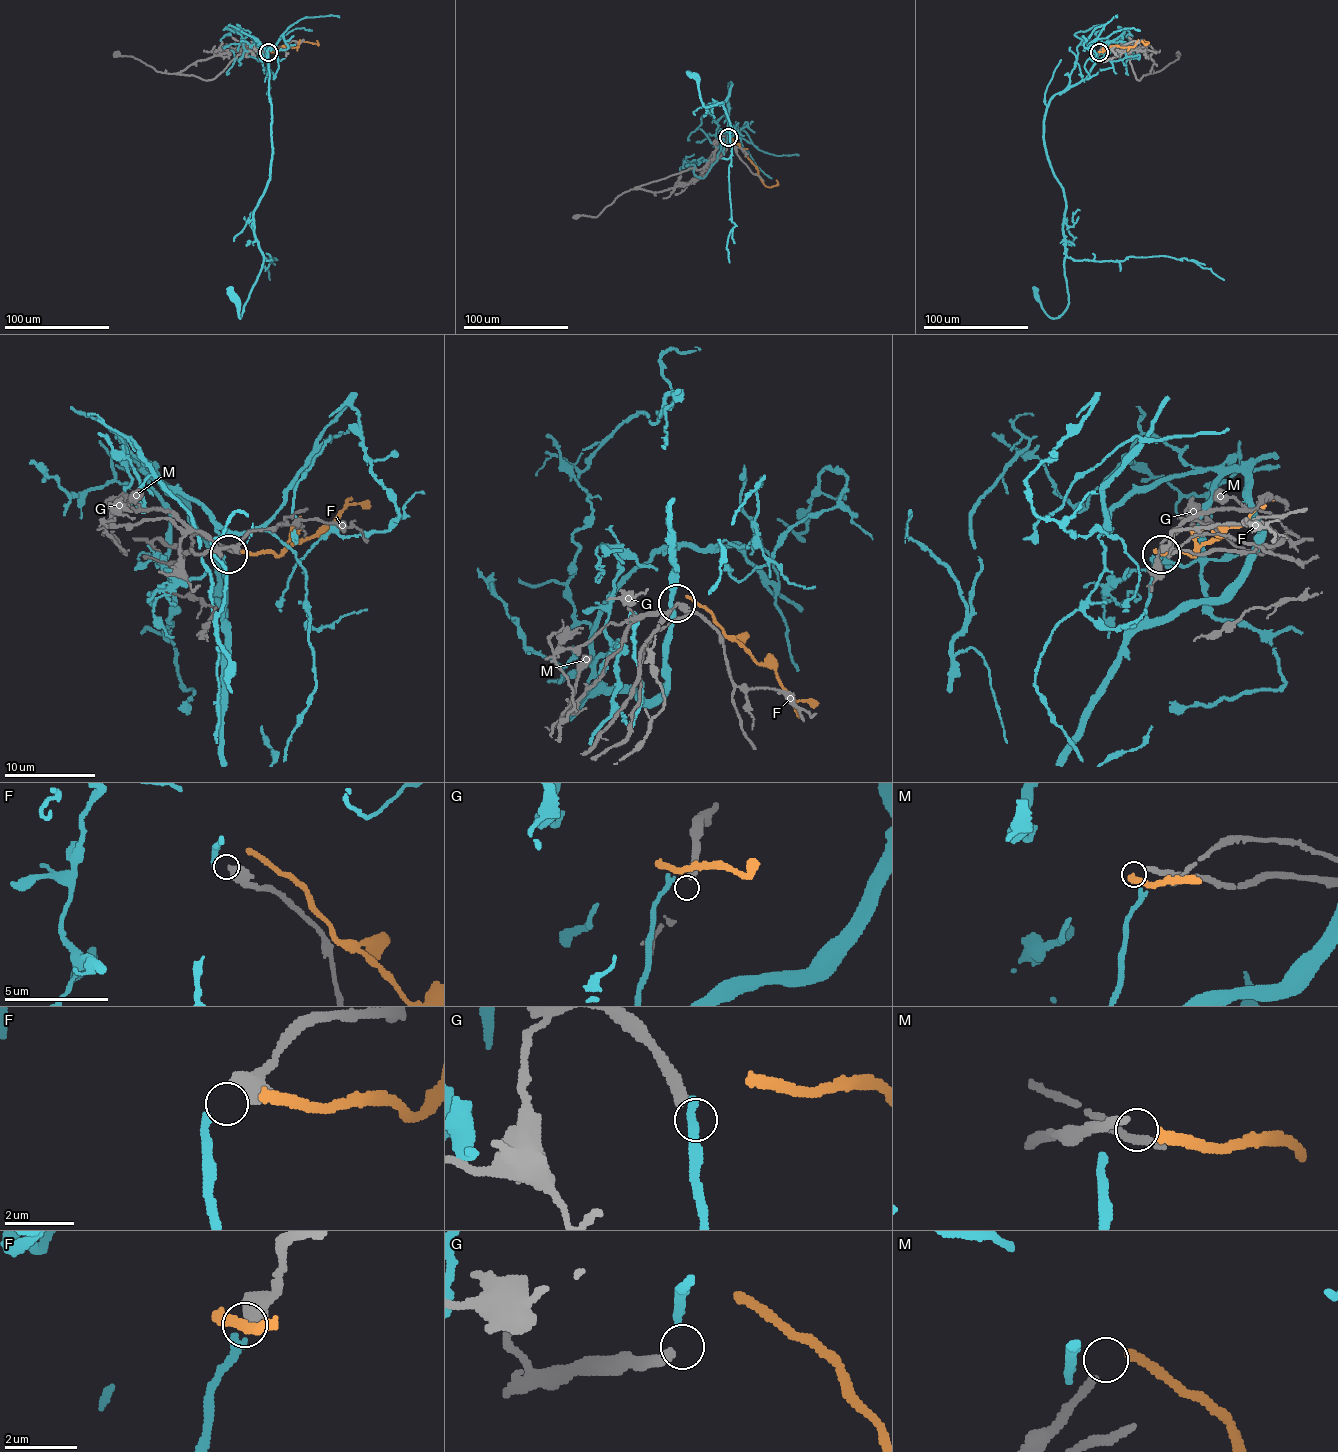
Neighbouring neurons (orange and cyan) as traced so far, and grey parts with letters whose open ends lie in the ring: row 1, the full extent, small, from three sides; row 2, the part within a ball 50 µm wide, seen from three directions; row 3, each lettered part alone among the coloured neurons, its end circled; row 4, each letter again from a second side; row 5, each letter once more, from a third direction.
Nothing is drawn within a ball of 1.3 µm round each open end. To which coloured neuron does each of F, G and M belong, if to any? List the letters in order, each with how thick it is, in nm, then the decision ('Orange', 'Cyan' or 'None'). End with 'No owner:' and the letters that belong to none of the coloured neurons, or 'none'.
F: Thickness 600 nm. Cyan
G: Thickness 320 nm. None
M: Thickness 240 nm. Orange
No owner: G

